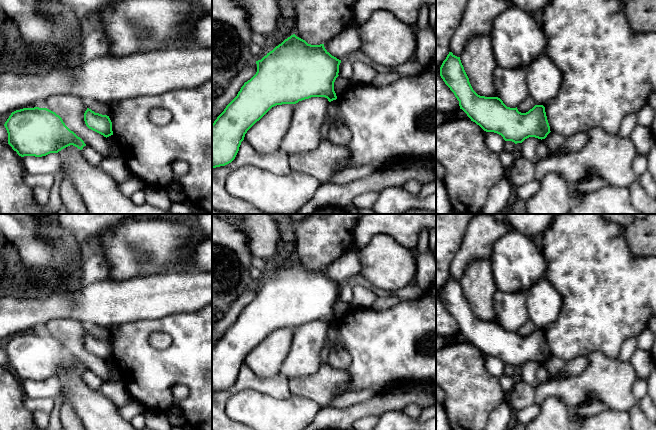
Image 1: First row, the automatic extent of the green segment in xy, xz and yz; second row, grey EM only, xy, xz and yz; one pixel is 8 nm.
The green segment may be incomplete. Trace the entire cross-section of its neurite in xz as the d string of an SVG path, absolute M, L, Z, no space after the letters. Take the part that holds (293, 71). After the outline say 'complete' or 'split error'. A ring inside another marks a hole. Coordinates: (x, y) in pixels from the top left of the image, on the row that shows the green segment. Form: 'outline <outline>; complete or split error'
outline M295 34L285 39L261 60L256 61L256 74L244 83L237 96L226 106L212 124L212 168L225 166L235 159L247 131L272 107L282 104L296 104L311 97L325 97L329 102L336 100L334 82L339 76L340 63L341 60L332 56L325 49L324 44L308 44Z; complete

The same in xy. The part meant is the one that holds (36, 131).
outline M23 108L11 113L4 124L8 133L8 144L21 157L42 157L50 153L58 153L62 149L73 145L82 150L86 144L71 131L62 118L47 108Z; complete

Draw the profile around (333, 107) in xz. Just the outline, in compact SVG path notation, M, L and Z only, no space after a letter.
M333 100L329 102L329 105L327 107L327 114L330 116L335 116L339 111L339 102L338 100Z

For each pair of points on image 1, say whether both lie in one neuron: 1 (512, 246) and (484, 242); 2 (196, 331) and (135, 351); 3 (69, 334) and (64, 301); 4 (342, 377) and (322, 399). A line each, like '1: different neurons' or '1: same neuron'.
1: different neurons
2: same neuron
3: different neurons
4: same neuron

